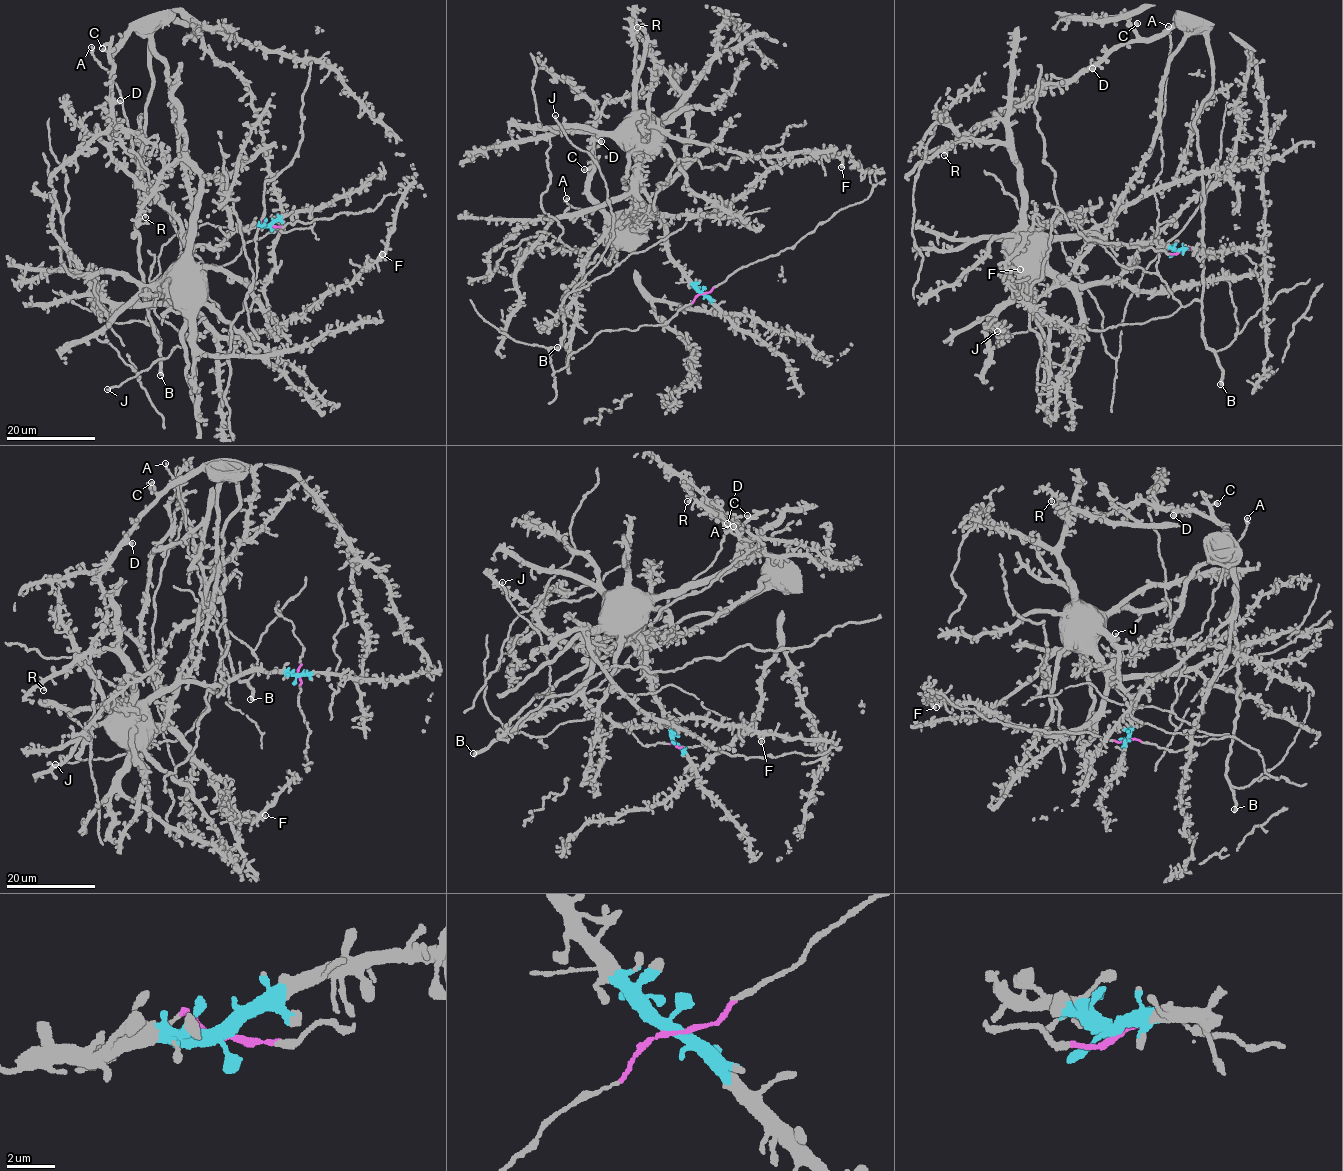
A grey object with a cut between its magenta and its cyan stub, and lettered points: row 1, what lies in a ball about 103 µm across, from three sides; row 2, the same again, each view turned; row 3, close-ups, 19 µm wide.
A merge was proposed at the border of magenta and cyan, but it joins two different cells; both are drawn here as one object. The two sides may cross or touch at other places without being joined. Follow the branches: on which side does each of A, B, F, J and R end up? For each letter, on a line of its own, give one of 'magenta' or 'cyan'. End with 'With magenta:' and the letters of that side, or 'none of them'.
A: magenta
B: magenta
F: cyan
J: magenta
R: cyan
With magenta: A, B, J

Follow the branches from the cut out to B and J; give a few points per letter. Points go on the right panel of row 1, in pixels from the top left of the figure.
B: (1179, 252), (1188, 248), (1216, 256), (1229, 246), (1255, 265), (1269, 301), (1215, 352), (1220, 384)
J: (1179, 252), (1229, 246), (1255, 265), (1268, 300), (1225, 348), (1206, 346), (1194, 300), (1105, 330), (997, 330)

